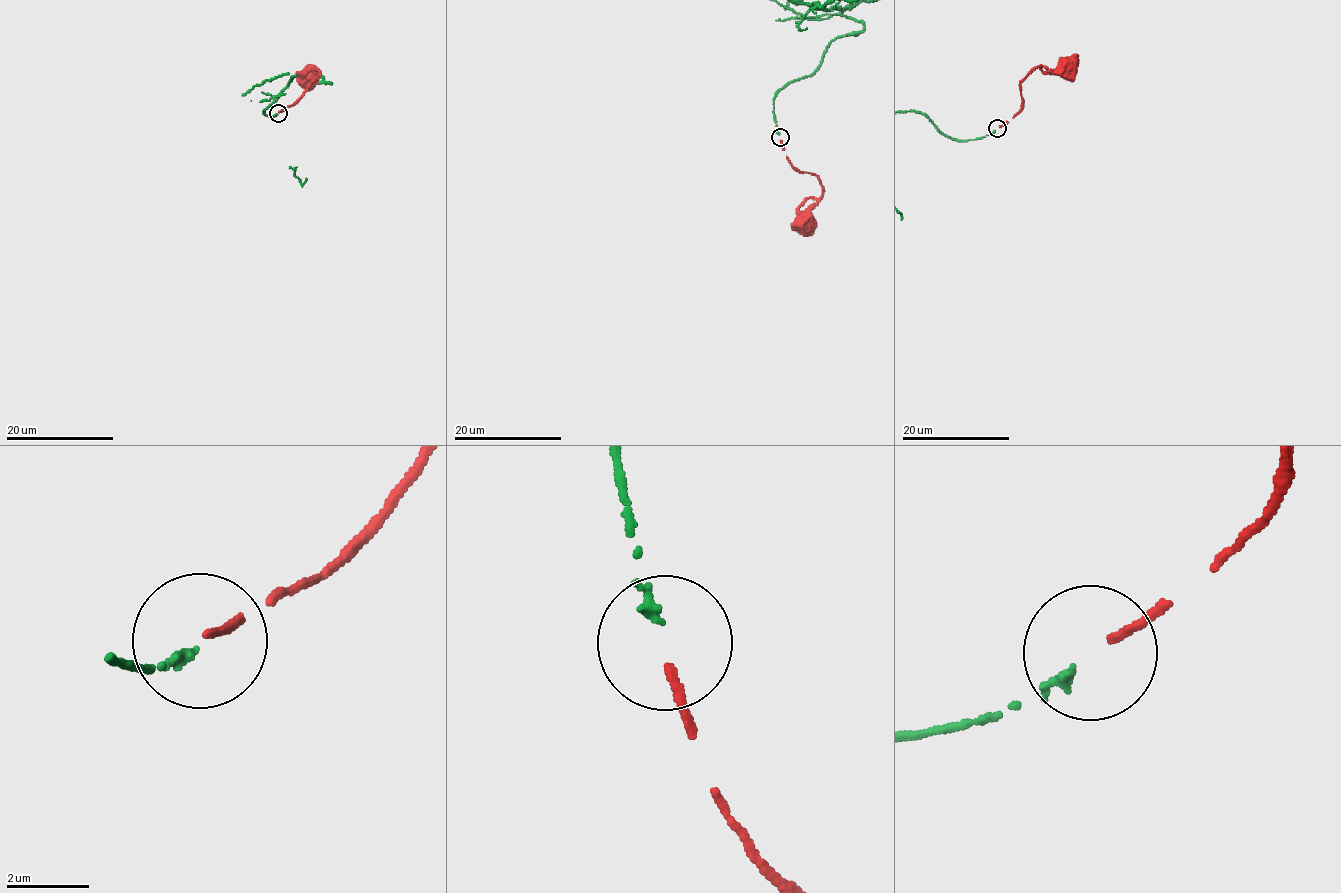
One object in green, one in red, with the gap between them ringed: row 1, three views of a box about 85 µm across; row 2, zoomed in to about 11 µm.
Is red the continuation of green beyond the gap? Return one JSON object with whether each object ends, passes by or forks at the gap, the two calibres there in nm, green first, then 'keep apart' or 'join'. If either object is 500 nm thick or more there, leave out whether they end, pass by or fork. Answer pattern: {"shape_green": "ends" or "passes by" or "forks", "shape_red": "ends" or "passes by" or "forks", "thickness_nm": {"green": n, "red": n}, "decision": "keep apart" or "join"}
{"shape_green": "ends", "shape_red": "ends", "thickness_nm": {"green": 240, "red": 180}, "decision": "join"}

